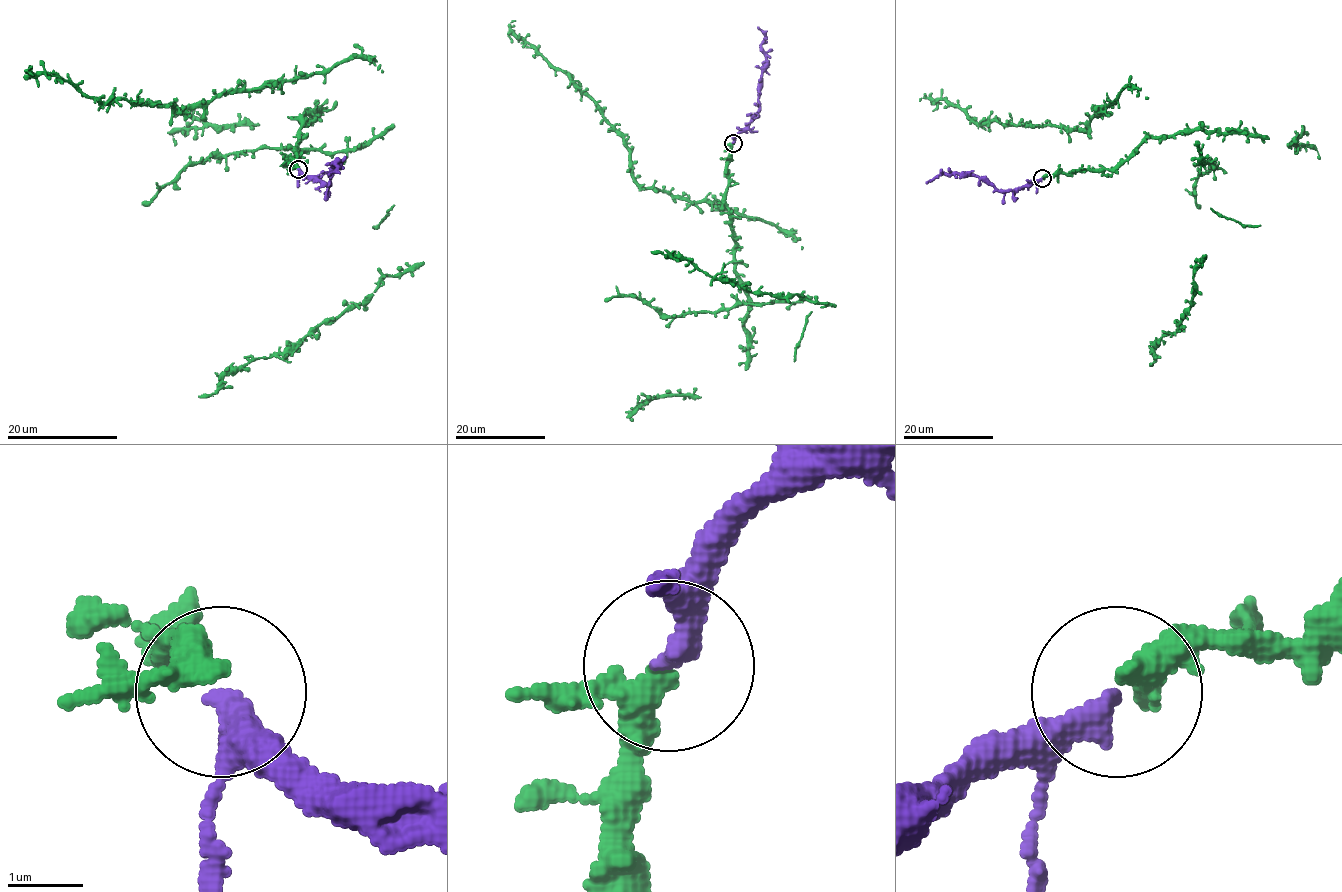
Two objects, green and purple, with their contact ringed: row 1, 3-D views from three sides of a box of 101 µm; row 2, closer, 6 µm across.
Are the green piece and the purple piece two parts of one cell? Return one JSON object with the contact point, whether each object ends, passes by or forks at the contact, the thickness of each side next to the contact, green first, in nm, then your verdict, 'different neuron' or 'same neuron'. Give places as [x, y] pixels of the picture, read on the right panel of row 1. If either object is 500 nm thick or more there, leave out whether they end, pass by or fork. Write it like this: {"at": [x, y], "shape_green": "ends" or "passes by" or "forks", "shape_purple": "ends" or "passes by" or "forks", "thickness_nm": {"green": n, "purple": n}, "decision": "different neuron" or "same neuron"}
{"at": [1042, 178], "shape_green": "passes by", "shape_purple": "ends", "thickness_nm": {"green": 280, "purple": 360}, "decision": "same neuron"}

